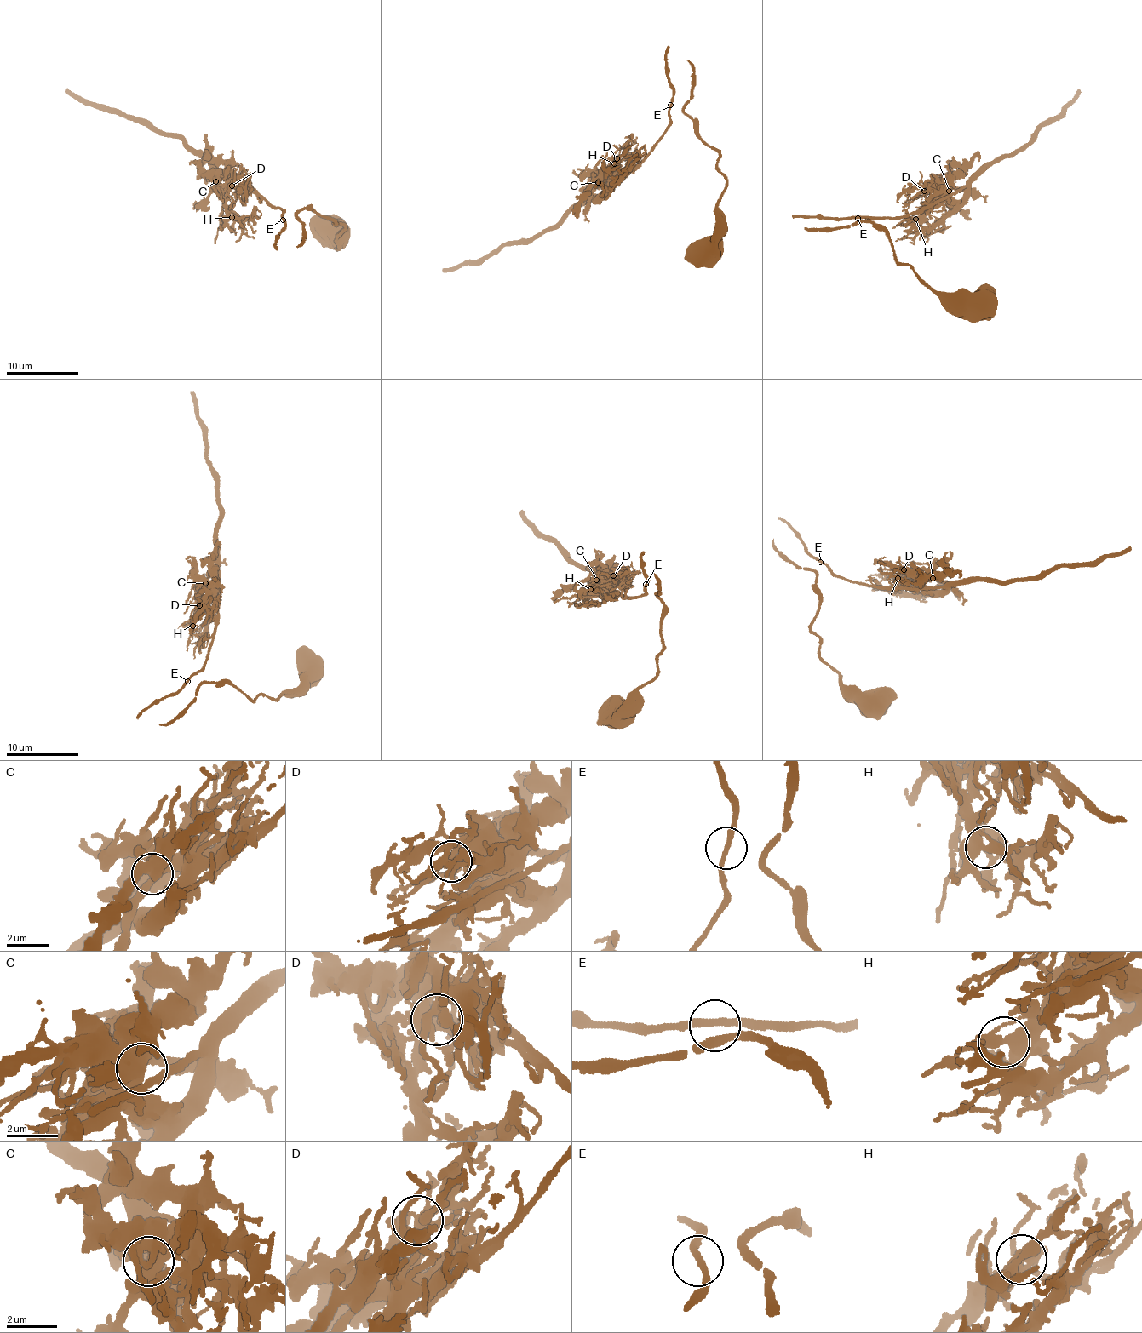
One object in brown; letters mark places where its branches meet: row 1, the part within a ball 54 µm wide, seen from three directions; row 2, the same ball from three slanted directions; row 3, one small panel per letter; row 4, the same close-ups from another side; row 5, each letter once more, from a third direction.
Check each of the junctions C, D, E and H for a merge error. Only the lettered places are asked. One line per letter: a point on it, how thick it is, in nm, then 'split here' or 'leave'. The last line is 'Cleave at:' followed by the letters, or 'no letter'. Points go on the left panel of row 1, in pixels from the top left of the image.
C: (215, 181) | 480 nm | leave
D: (232, 185) | 280 nm | leave
E: (283, 220) | 240 nm | leave
H: (232, 217) | 360 nm | leave
Cleave at: no letter

